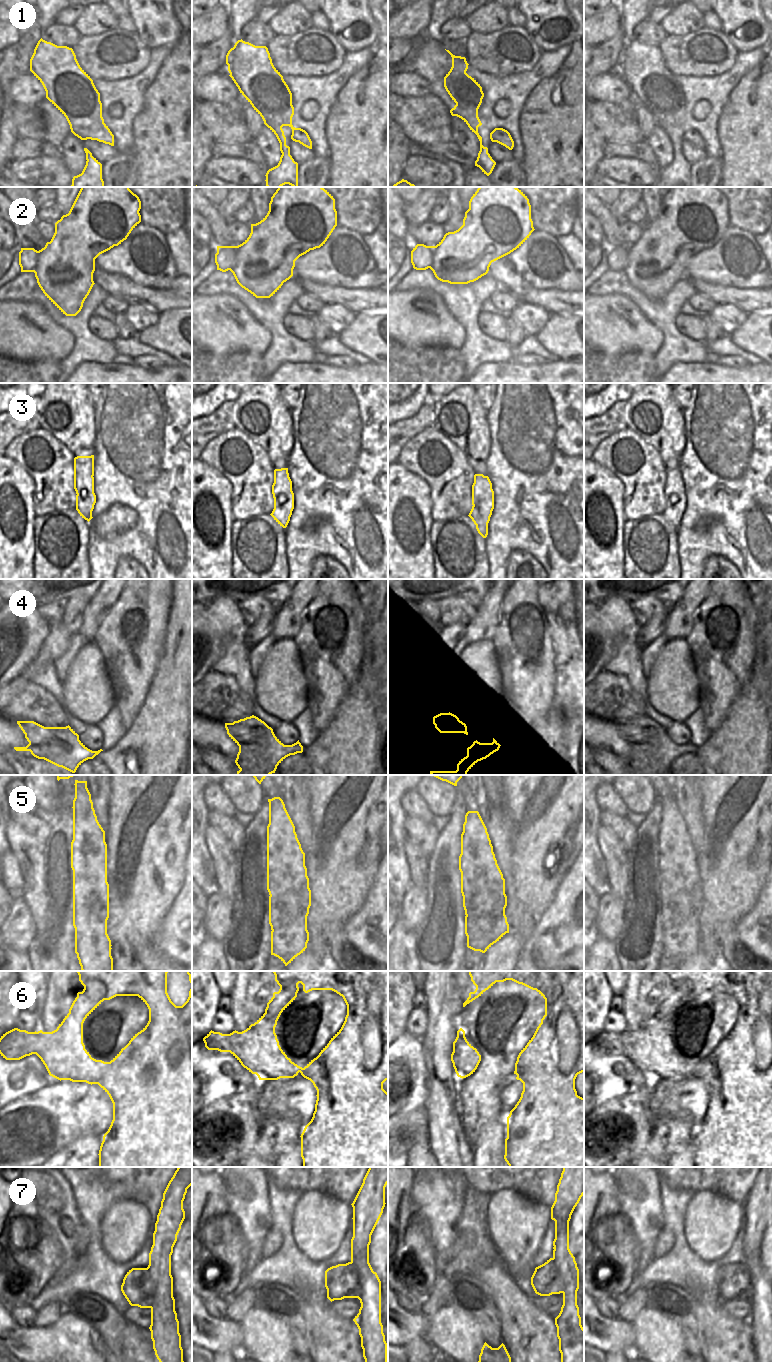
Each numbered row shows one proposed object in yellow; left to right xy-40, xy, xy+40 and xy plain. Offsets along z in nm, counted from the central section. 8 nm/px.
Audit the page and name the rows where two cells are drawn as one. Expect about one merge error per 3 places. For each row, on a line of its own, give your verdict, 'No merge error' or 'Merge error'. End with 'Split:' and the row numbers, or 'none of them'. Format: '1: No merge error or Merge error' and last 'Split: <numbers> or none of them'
1: Merge error
2: No merge error
3: No merge error
4: Merge error
5: Merge error
6: No merge error
7: Merge error
Split: 1, 4, 5, 7

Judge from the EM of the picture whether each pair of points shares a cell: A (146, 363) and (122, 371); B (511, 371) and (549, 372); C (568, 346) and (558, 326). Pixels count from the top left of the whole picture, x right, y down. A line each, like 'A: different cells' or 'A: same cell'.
A: different cells
B: same cell
C: same cell

